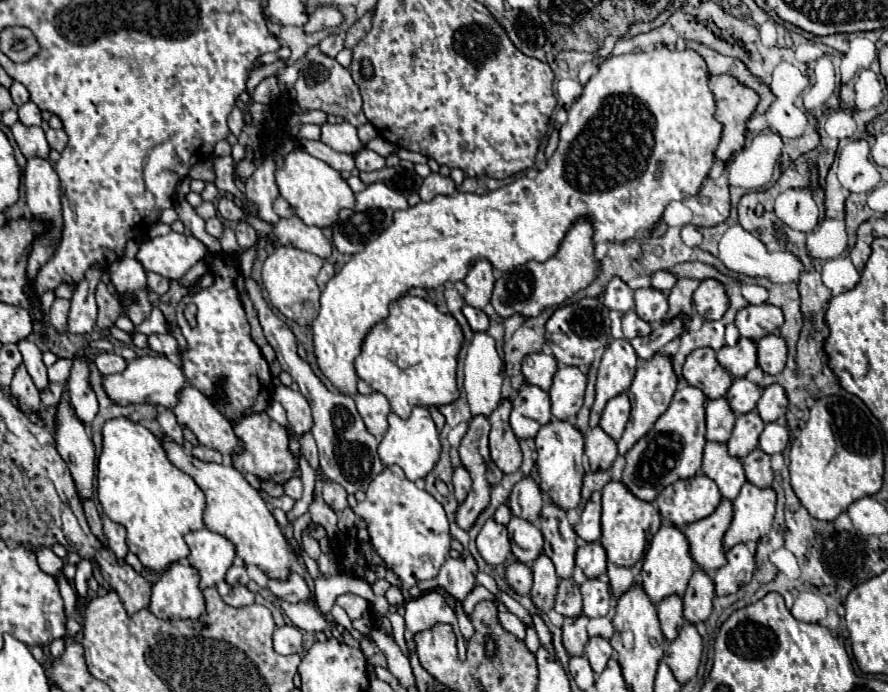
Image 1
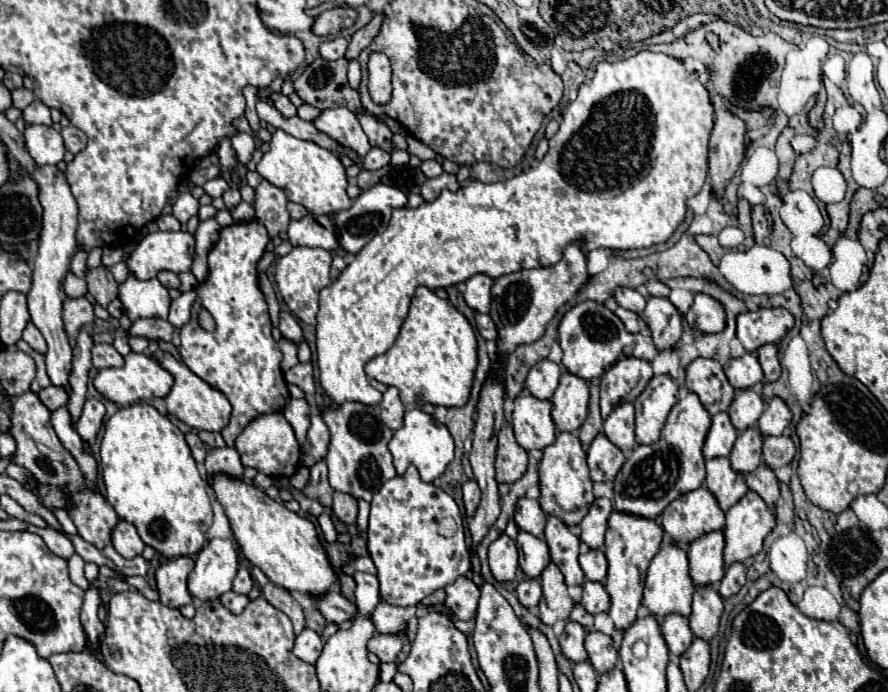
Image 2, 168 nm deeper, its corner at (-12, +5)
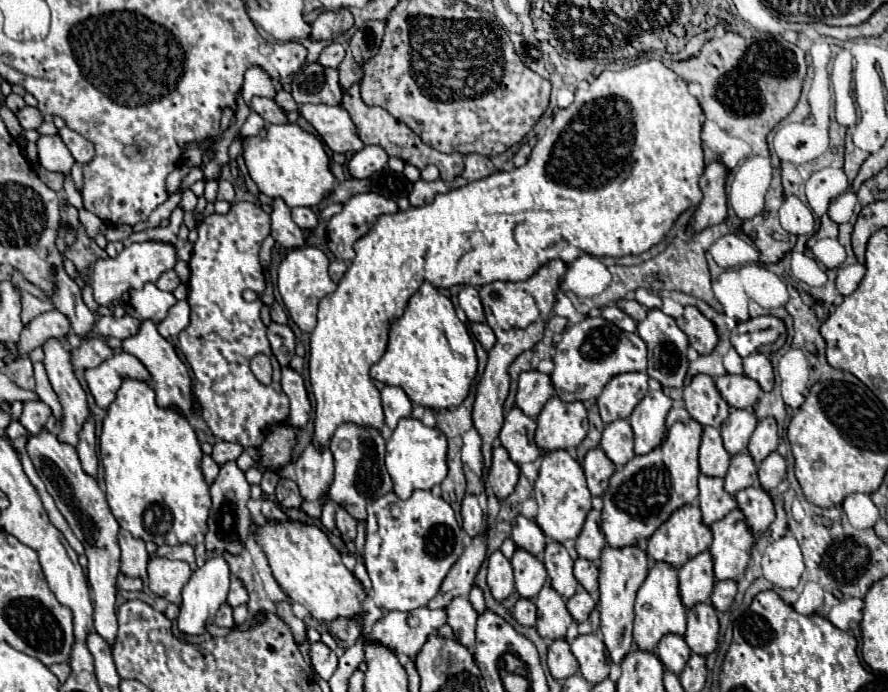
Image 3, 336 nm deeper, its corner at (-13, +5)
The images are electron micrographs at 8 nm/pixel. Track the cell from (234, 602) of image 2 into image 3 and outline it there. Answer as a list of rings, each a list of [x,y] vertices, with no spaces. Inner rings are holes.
[[[223,604],[223,606],[219,608],[219,612],[217,612],[217,616],[215,616],[215,624],[217,624],[217,626],[225,626],[225,628],[235,626],[235,622],[233,622],[233,608],[231,608],[229,604]]]

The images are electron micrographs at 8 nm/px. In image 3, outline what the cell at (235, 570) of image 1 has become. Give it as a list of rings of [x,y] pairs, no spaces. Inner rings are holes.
[[[233,578],[233,580],[231,580],[231,590],[229,590],[227,604],[235,608],[235,606],[239,606],[239,604],[245,604],[247,600],[249,600],[249,596],[247,596],[247,590],[245,590],[243,582],[241,582],[239,578]]]

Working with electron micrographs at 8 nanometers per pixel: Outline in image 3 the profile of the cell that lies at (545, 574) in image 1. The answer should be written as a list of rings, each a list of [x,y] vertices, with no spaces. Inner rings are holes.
[[[547,582],[537,596],[537,632],[543,638],[563,638],[571,622],[573,618],[569,618],[569,610],[565,610],[565,598]]]

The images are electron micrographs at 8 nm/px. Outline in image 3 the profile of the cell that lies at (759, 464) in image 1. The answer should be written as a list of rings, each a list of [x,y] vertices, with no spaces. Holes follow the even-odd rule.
[[[759,484],[739,490],[735,498],[739,502],[739,508],[745,512],[749,528],[755,534],[765,532],[767,526],[775,520],[775,508],[773,508],[771,494],[767,490],[761,490]]]

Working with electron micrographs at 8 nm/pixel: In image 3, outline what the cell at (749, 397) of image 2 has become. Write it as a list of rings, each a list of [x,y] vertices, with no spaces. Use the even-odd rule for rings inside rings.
[[[733,410],[729,412],[729,418],[721,424],[721,436],[725,450],[733,456],[747,448],[747,442],[757,426],[757,416],[753,410]]]

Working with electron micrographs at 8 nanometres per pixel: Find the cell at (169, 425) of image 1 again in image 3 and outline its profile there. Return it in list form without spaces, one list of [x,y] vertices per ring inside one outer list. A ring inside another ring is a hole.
[[[205,454],[205,456],[203,456],[203,460],[201,460],[201,470],[203,470],[205,480],[211,484],[211,482],[215,480],[217,472],[219,472],[219,464],[217,464],[209,454]]]

